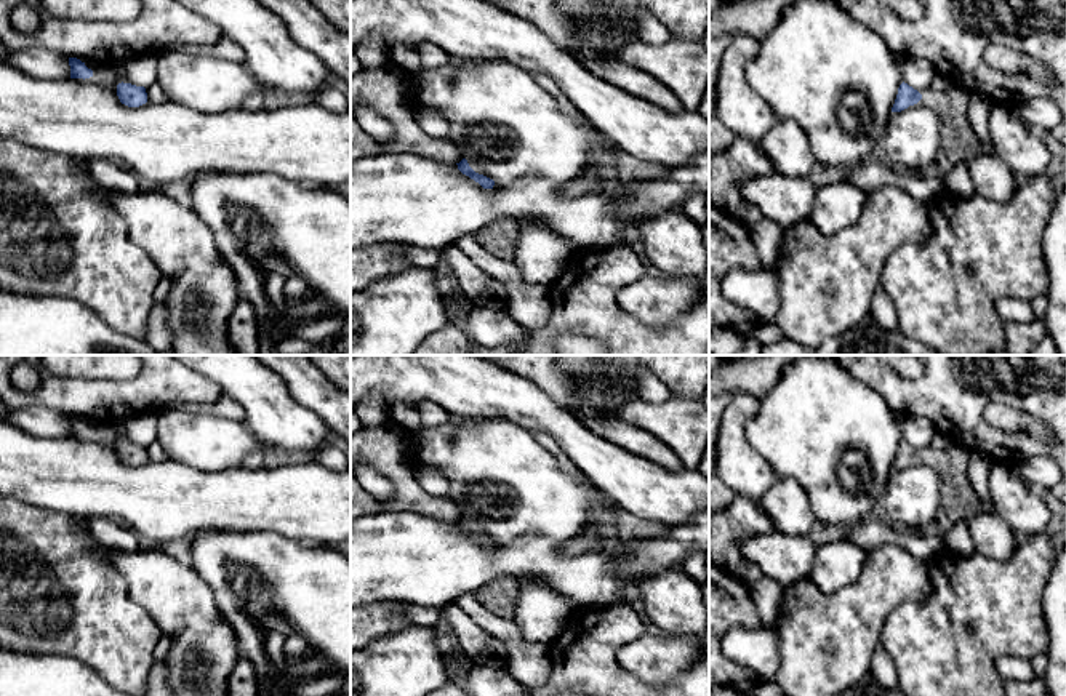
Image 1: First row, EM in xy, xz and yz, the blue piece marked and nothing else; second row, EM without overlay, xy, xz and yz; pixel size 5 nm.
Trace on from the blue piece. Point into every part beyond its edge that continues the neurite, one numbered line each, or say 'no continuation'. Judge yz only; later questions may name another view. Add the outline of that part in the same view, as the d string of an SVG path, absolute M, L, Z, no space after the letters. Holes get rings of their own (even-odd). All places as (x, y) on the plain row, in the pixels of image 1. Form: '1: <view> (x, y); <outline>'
1: yz (959, 501); M962 446L925 451L922 461L930 462L941 478L941 509L952 523L970 523L981 515L981 504L968 475L970 453Z

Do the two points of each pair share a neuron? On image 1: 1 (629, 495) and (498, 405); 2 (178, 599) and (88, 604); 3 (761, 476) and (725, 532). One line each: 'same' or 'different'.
1: same
2: different
3: different

